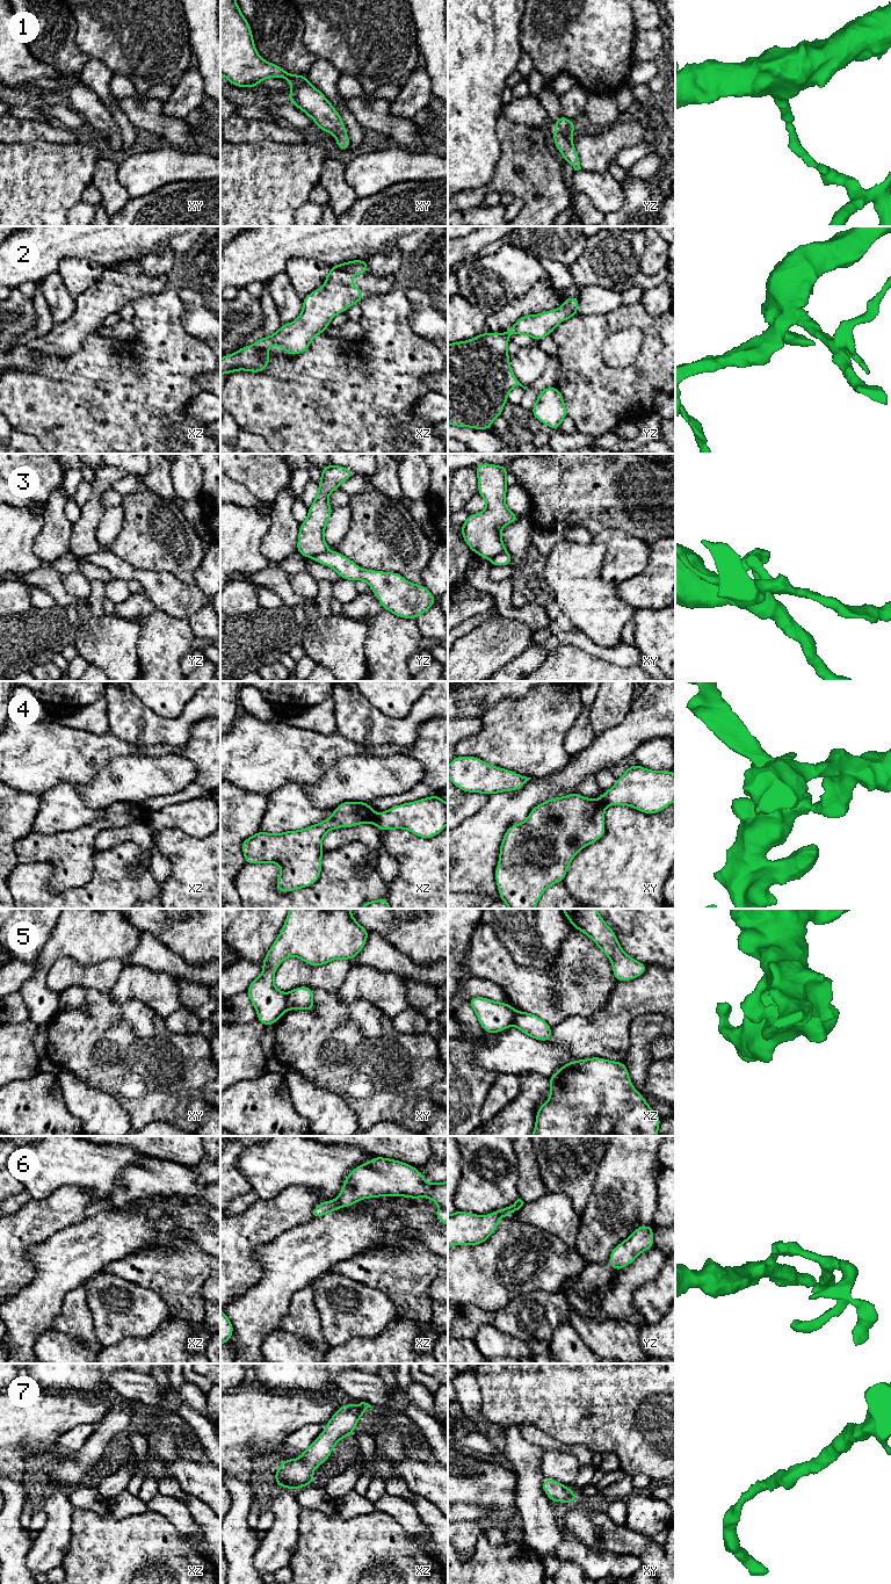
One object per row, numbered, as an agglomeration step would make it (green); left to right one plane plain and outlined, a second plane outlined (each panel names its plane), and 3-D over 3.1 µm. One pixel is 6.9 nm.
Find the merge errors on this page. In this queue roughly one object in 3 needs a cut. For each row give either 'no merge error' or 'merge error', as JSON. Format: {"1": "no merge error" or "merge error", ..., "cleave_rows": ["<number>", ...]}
{"1": "no merge error", "2": "no merge error", "3": "merge error", "4": "merge error", "5": "merge error", "6": "merge error", "7": "no merge error", "cleave_rows": ["3", "4", "5", "6"]}

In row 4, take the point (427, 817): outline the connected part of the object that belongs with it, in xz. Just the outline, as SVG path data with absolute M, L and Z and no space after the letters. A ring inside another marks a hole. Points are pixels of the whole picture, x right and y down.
M436 794L434 796L421 798L415 802L392 807L391 809L378 813L375 824L381 831L405 829L418 837L429 839L442 832L447 826L448 803L442 801L439 794Z

